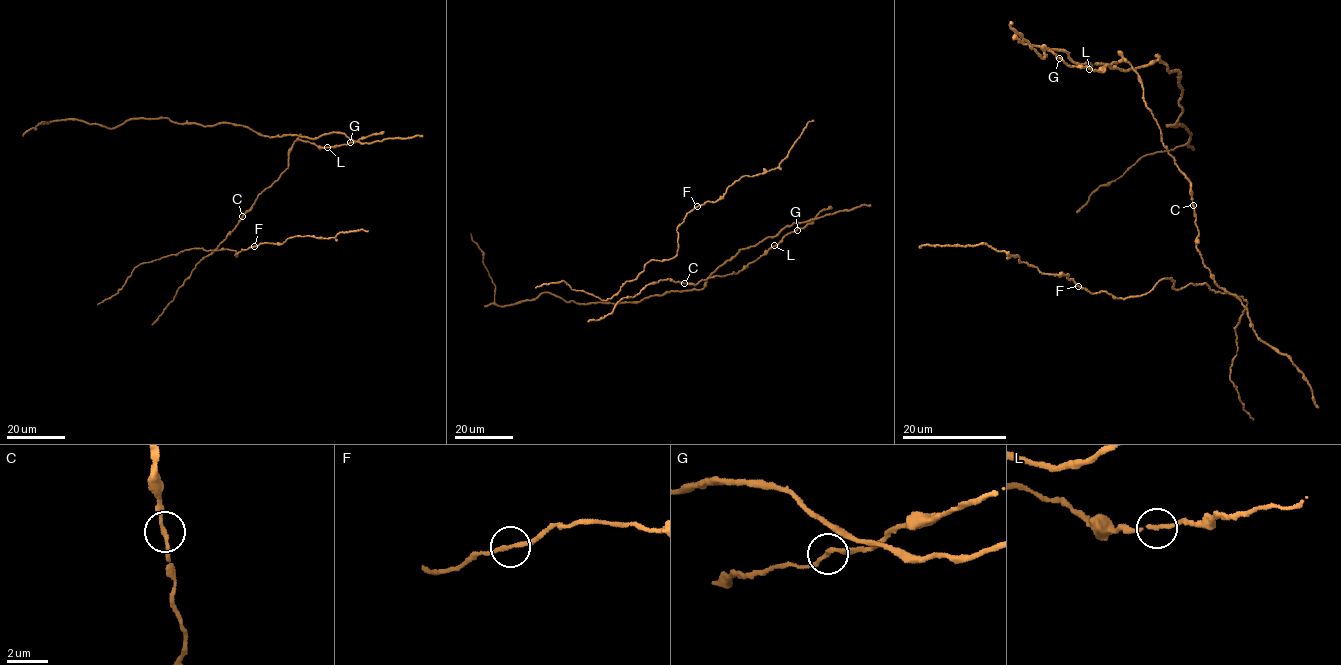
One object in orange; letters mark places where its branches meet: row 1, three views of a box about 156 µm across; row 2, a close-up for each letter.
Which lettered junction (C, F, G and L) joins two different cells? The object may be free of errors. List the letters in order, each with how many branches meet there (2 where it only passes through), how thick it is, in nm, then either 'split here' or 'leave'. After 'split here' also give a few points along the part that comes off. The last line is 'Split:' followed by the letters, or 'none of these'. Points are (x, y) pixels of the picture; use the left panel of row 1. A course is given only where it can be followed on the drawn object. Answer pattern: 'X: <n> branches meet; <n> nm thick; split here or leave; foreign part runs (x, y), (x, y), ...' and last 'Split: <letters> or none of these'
C: 2 branches meet; 180 nm thick; leave
F: 2 branches meet; 190 nm thick; leave
G: 2 branches meet; 180 nm thick; leave
L: 2 branches meet; 190 nm thick; leave
Split: none of these

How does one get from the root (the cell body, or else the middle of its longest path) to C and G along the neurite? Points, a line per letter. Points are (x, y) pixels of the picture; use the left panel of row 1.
C: (327, 147), (295, 140), (288, 156), (288, 166), (242, 216)
G: (327, 147), (349, 142)

